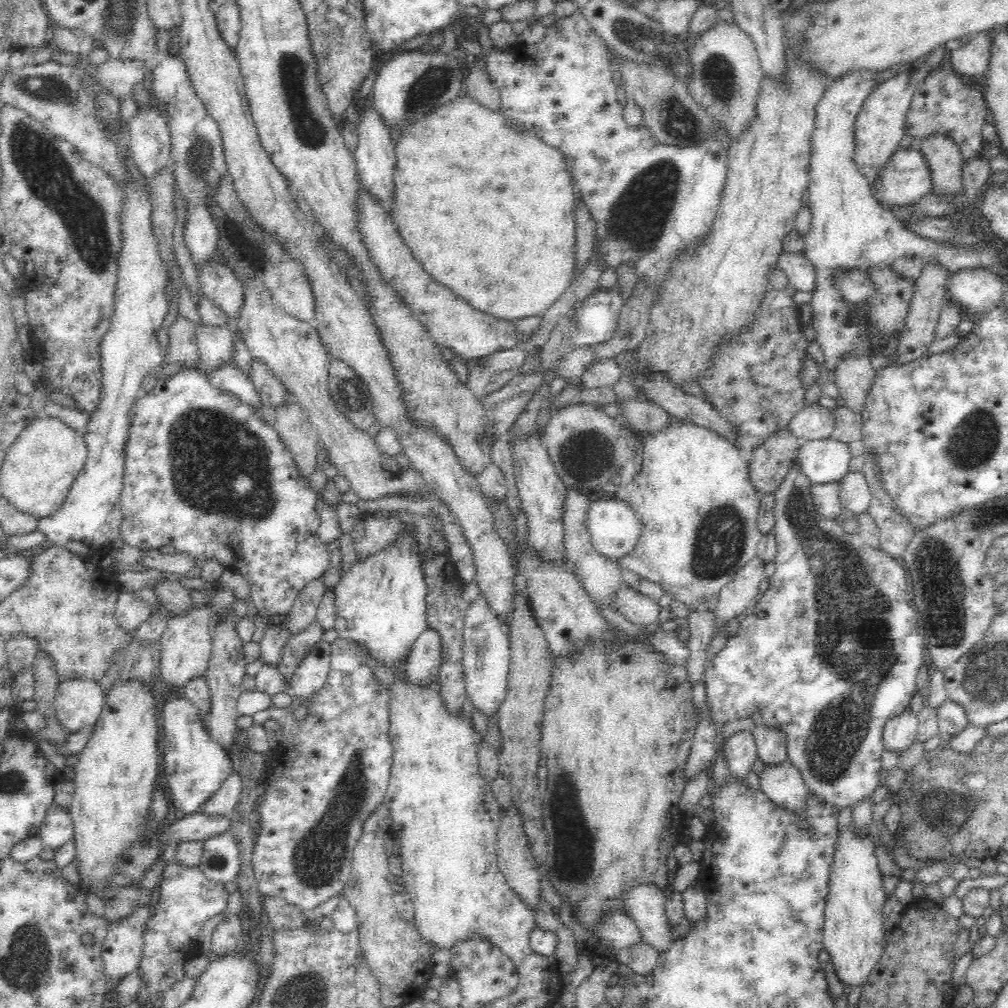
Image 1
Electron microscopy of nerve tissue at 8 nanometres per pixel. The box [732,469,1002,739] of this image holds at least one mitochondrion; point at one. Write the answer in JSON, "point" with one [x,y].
{"point":[948,629]}

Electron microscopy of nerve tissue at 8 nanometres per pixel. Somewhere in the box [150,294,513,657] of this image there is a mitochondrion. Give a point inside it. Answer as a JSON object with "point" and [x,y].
{"point":[208,450]}

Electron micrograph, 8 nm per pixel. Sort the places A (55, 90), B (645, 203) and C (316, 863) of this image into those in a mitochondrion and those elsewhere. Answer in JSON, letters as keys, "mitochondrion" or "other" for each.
{"A":"mitochondrion","B":"mitochondrion","C":"mitochondrion"}

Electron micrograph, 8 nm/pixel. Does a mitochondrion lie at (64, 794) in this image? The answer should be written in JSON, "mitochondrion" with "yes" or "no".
{"mitochondrion":"no"}

